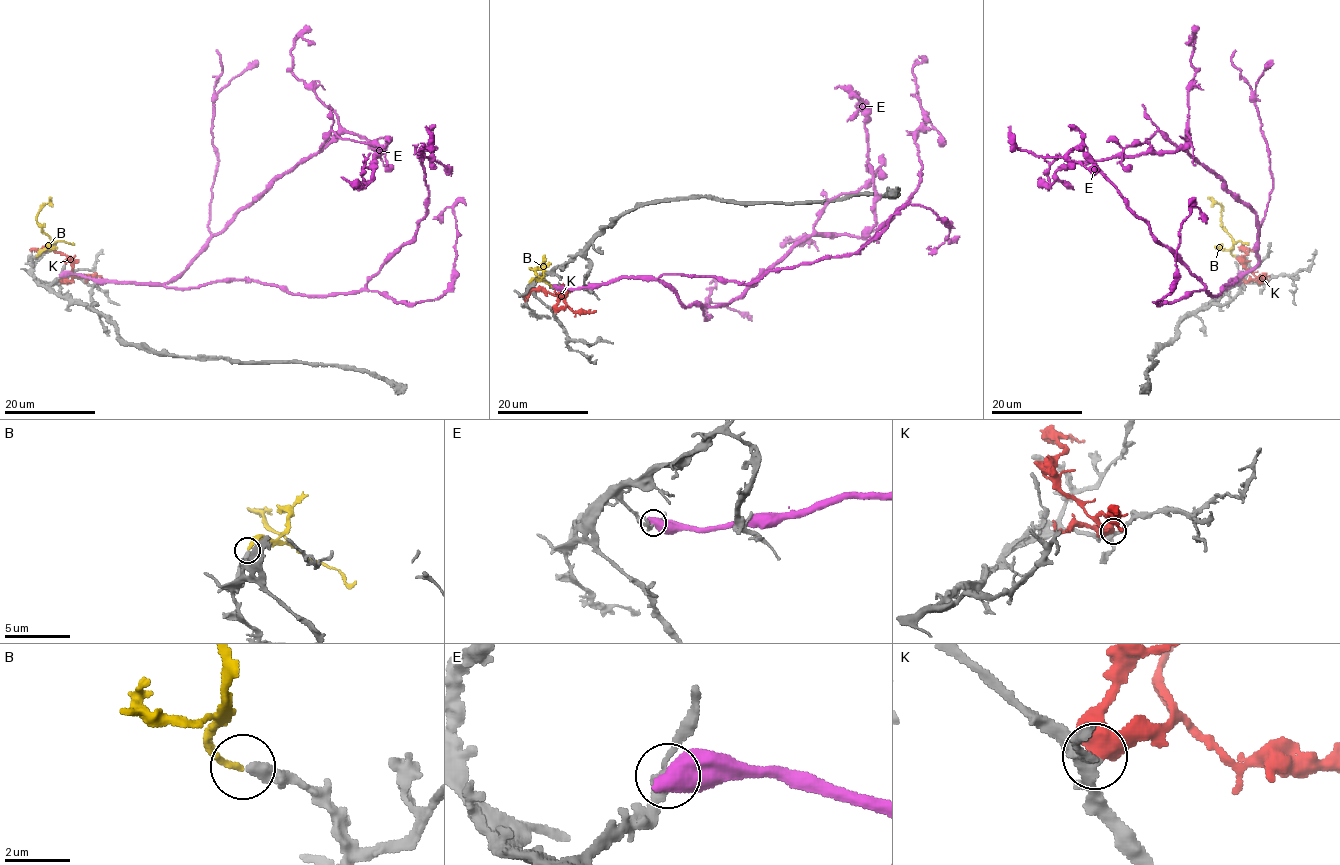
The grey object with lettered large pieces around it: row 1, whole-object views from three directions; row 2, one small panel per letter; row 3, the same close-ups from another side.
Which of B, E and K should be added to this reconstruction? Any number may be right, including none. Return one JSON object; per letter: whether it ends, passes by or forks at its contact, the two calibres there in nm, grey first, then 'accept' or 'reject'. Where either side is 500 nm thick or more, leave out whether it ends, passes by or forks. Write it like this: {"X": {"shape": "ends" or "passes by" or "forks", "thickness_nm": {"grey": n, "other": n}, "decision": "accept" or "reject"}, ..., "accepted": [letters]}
{"B": {"shape": "ends", "thickness_nm": {"grey": 440, "other": 200}, "decision": "accept"}, "E": {"thickness_nm": {"grey": 240, "other": 750}, "decision": "reject"}, "K": {"thickness_nm": {"grey": 240, "other": 550}, "decision": "reject"}, "accepted": ["B"]}

